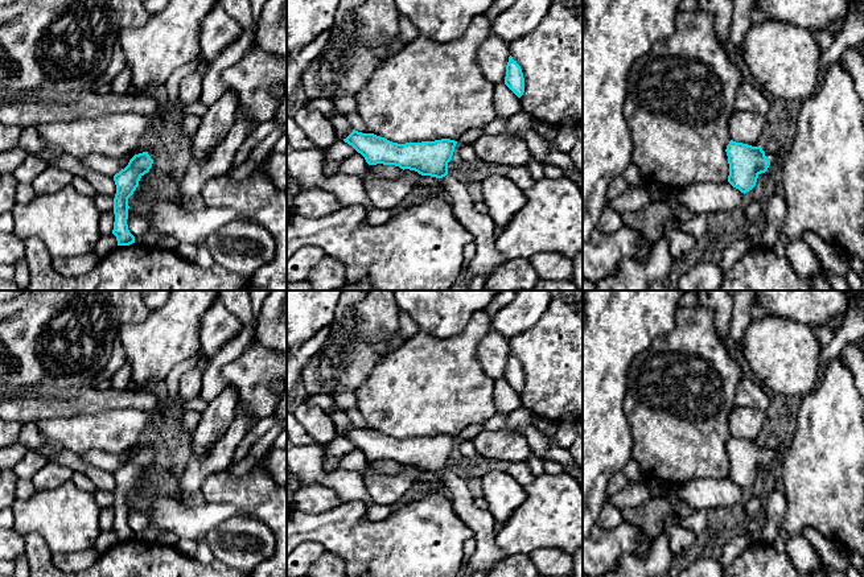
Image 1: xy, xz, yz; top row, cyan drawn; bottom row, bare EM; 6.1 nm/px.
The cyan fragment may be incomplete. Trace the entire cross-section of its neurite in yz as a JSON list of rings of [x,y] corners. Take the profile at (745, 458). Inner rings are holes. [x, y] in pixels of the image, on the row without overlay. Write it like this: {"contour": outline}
{"contour": [[[733,436],[727,441],[729,459],[728,478],[746,489],[756,482],[757,474],[769,461],[781,456],[781,449],[765,449],[761,442],[752,442]]]}

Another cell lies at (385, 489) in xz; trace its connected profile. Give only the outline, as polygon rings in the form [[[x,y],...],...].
[[[370,465],[370,470],[365,478],[366,490],[377,504],[395,504],[416,481],[420,471],[415,466],[404,465],[400,471],[387,474]]]

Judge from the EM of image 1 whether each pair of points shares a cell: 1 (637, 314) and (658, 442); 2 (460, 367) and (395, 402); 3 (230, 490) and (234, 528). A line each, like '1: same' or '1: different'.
1: different
2: same
3: different

